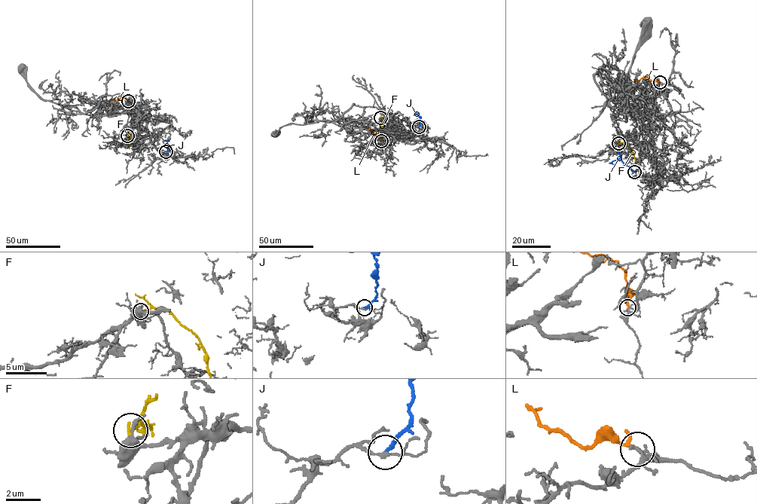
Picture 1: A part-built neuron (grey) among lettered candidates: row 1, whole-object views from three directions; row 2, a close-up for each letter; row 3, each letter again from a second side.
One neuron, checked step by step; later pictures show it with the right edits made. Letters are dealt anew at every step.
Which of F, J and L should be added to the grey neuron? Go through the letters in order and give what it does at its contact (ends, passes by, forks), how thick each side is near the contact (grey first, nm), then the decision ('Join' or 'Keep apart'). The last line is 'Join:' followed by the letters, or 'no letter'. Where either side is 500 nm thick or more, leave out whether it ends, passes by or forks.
F: It ends there. Thickness 360 nm (grey) against 200 nm. Keep apart
J: It ends there. Thickness 130 nm (grey) against 240 nm. Keep apart
L: It passes by. Thickness 190 nm (grey) against 150 nm. Keep apart
Join: no letter

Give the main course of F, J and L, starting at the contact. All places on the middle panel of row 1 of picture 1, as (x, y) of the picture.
F: (380, 117), (383, 127)
J: (419, 126), (420, 117), (416, 114), (413, 114)
L: (380, 141), (378, 134), (369, 127), (363, 126)

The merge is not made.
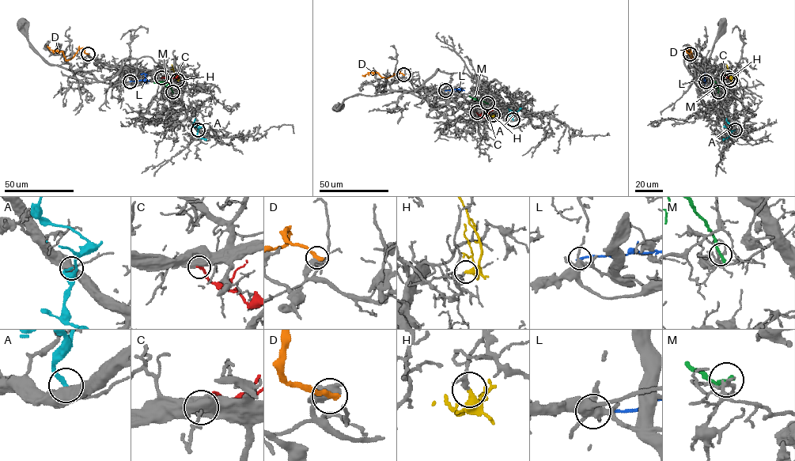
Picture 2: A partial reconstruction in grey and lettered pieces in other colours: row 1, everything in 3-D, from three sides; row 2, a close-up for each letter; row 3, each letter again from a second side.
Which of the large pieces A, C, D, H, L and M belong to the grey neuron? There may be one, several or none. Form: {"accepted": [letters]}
{"accepted": ["H"]}

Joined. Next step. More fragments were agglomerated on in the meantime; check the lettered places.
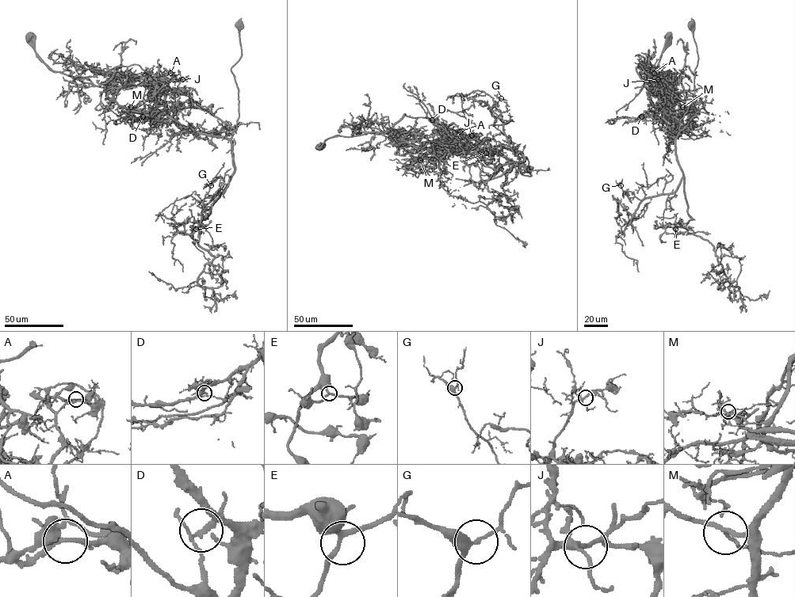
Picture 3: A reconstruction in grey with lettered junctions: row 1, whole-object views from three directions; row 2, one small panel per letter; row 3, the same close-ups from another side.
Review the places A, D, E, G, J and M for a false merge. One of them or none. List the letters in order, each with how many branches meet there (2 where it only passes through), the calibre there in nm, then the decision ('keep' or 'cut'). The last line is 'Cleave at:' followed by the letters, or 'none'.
A: 3 branches meet; 180 nm thick; keep
D: 4 branches meet; 140 nm thick; cut
E: 3 branches meet; 200 nm thick; keep
G: 3 branches meet; 240 nm thick; keep
J: 4 branches meet; 240 nm thick; keep
M: 3 branches meet; 160 nm thick; keep
Cleave at: D

